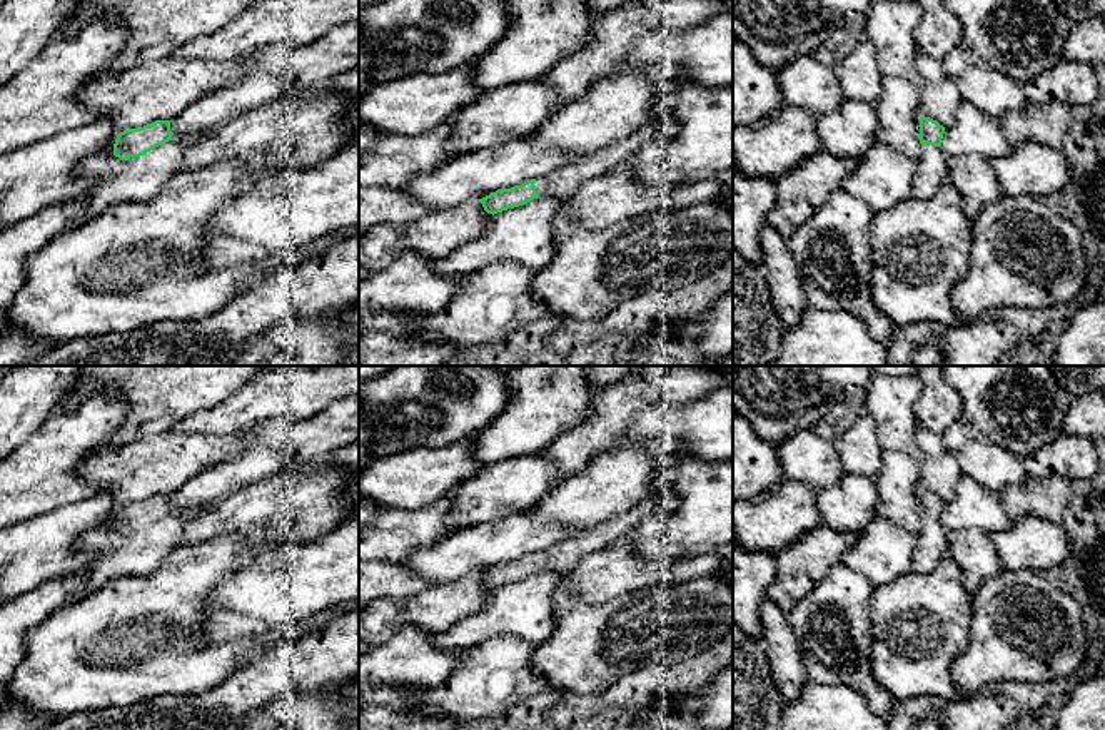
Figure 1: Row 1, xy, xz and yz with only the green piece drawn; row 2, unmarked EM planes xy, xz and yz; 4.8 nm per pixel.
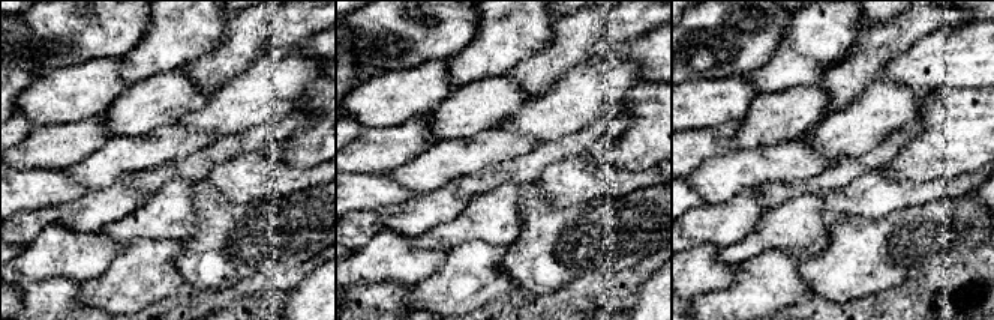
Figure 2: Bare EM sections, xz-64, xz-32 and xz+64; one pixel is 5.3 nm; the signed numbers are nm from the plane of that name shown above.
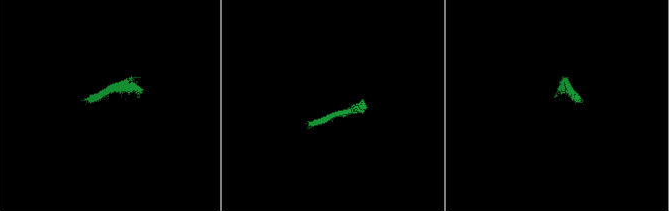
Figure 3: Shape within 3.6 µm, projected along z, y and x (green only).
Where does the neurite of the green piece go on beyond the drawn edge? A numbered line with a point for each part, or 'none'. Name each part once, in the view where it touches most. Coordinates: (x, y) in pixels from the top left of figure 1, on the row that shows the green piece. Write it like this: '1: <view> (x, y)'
1: xy (139, 179)

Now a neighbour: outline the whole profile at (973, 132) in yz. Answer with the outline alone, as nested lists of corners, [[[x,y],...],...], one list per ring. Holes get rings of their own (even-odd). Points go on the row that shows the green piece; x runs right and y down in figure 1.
[[[961,102],[955,124],[945,129],[940,149],[945,155],[976,154],[986,160],[1007,157],[1012,145],[998,127],[998,120]]]

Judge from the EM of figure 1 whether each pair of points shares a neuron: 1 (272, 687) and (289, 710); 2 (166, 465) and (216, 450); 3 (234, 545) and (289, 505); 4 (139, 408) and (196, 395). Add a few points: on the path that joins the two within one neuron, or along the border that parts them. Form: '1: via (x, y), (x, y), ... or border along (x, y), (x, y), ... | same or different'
1: border along (319, 689), (309, 694), (282, 695), (254, 712) | different
2: via (177, 456), (204, 450) | same
3: border along (269, 538), (256, 532), (207, 542) | different
4: via (152, 403), (161, 395), (182, 395) | same

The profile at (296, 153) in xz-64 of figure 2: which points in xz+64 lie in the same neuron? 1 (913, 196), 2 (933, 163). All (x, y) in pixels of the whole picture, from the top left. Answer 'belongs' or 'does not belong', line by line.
1: does not belong
2: belongs

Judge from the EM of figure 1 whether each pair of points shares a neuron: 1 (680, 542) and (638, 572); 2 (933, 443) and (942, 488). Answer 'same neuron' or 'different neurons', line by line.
1: different neurons
2: same neuron

